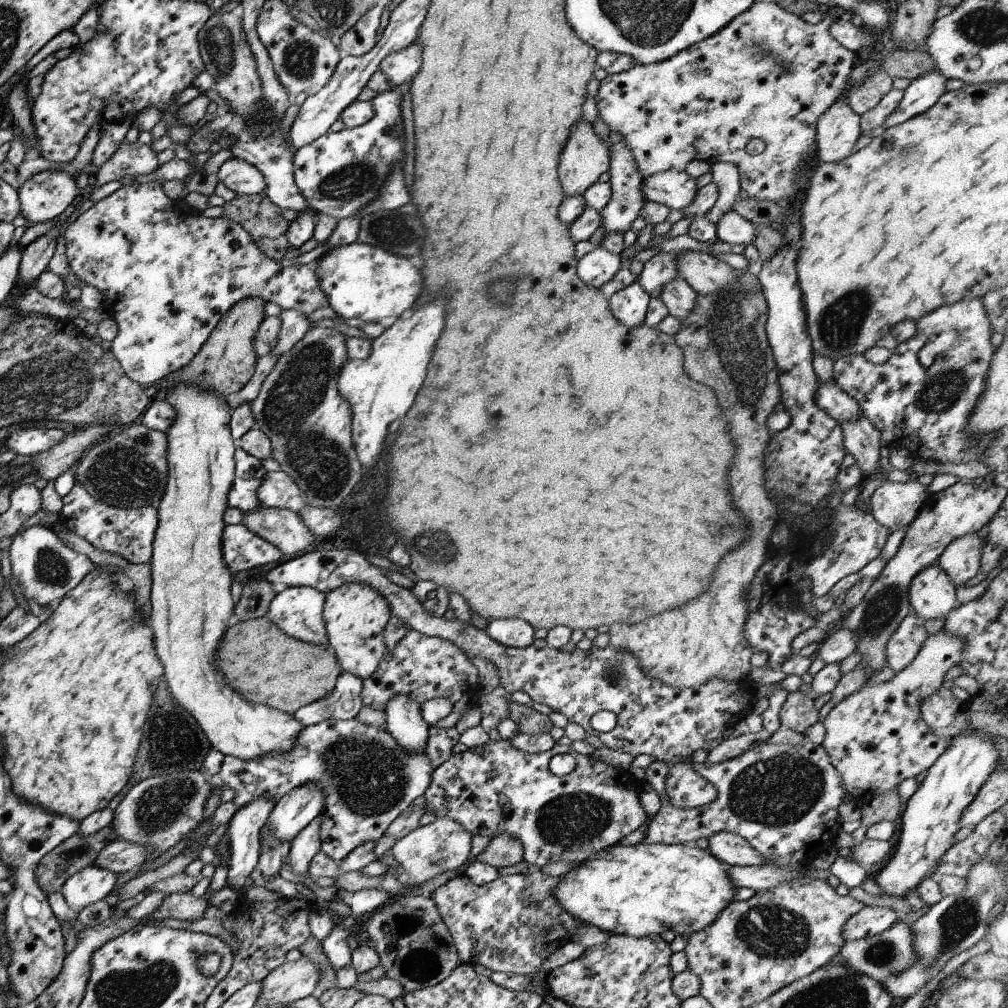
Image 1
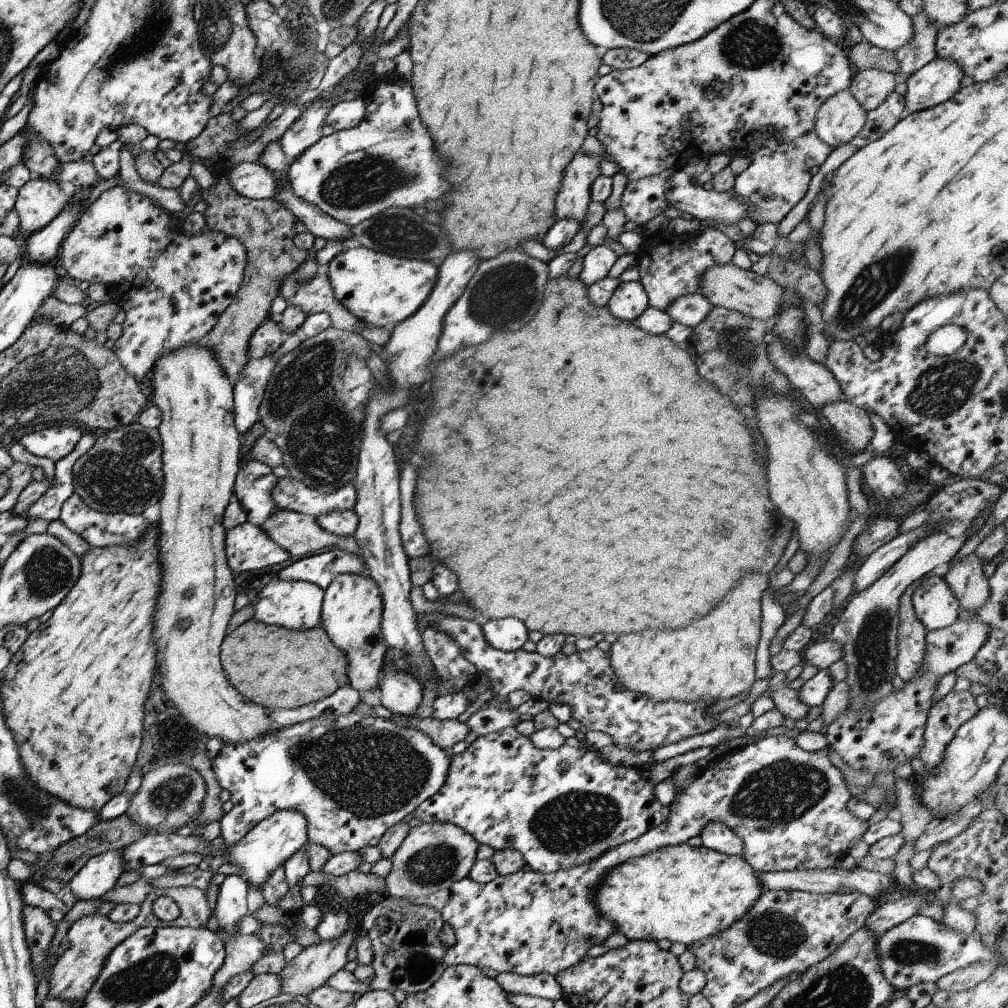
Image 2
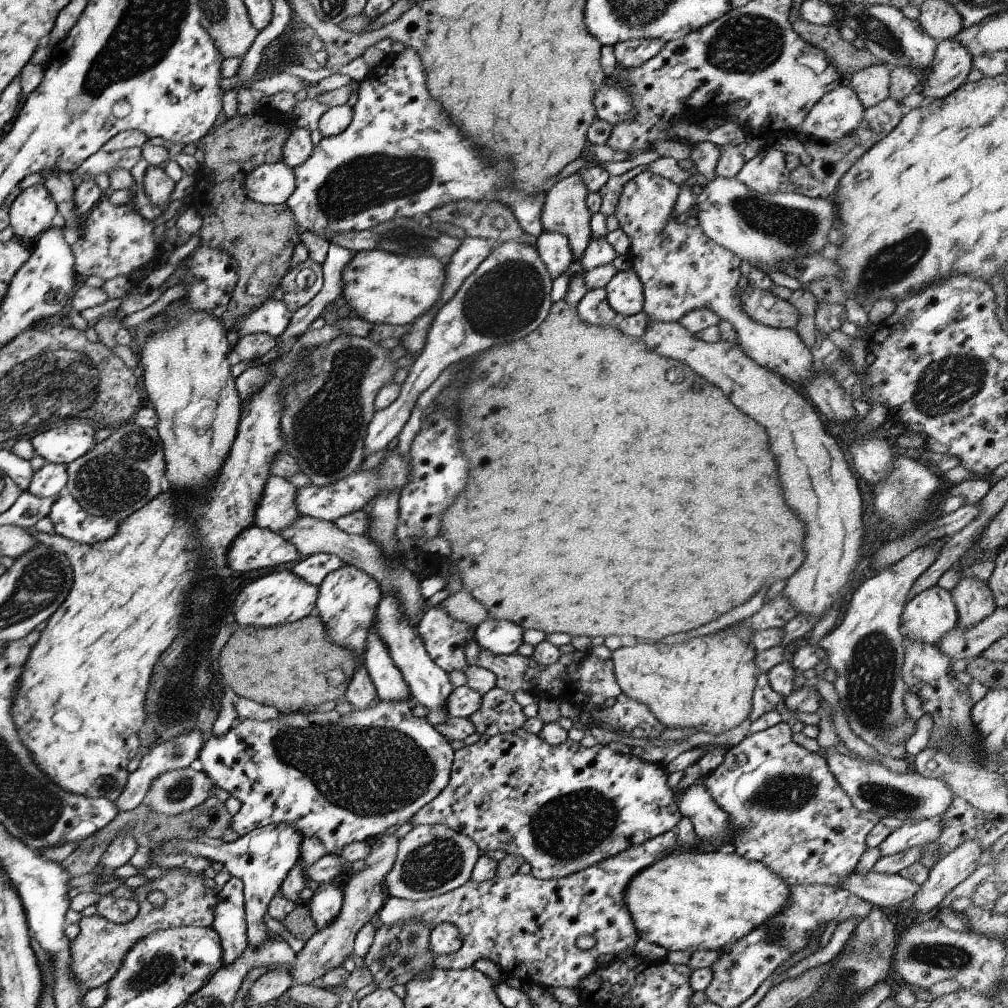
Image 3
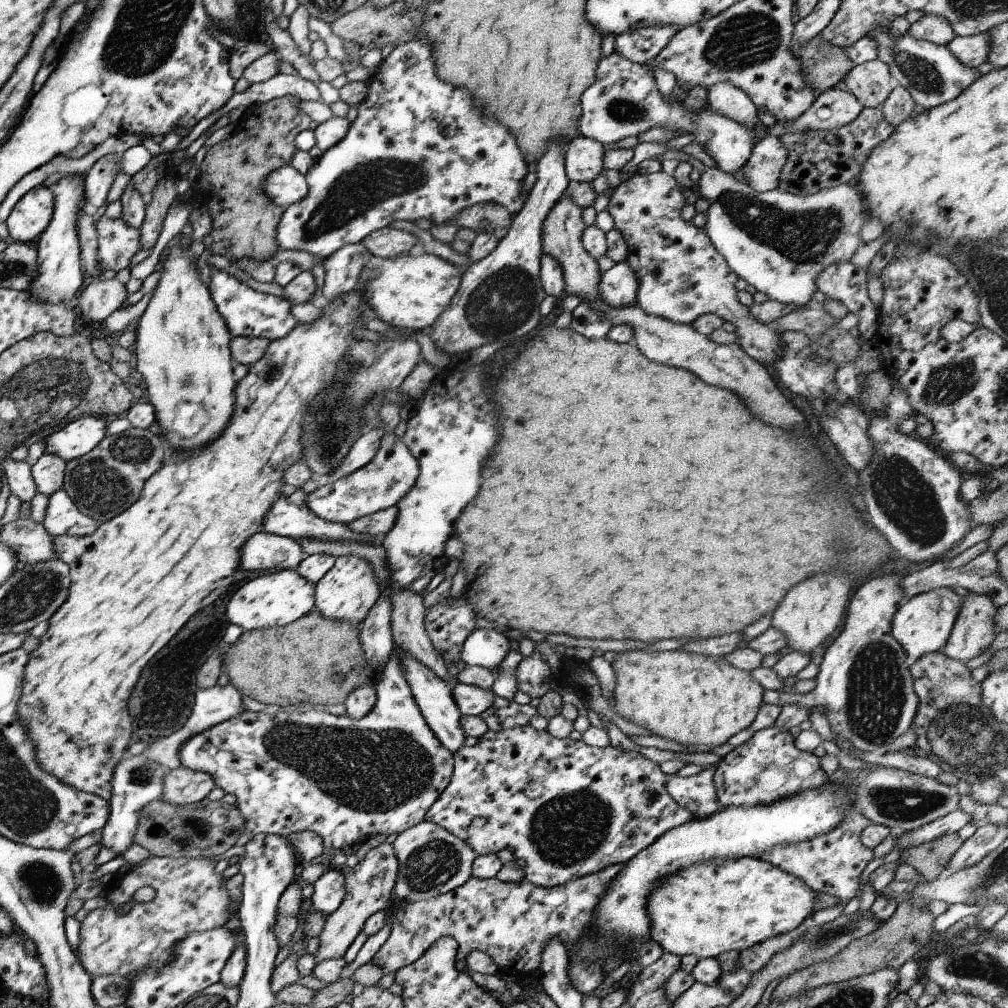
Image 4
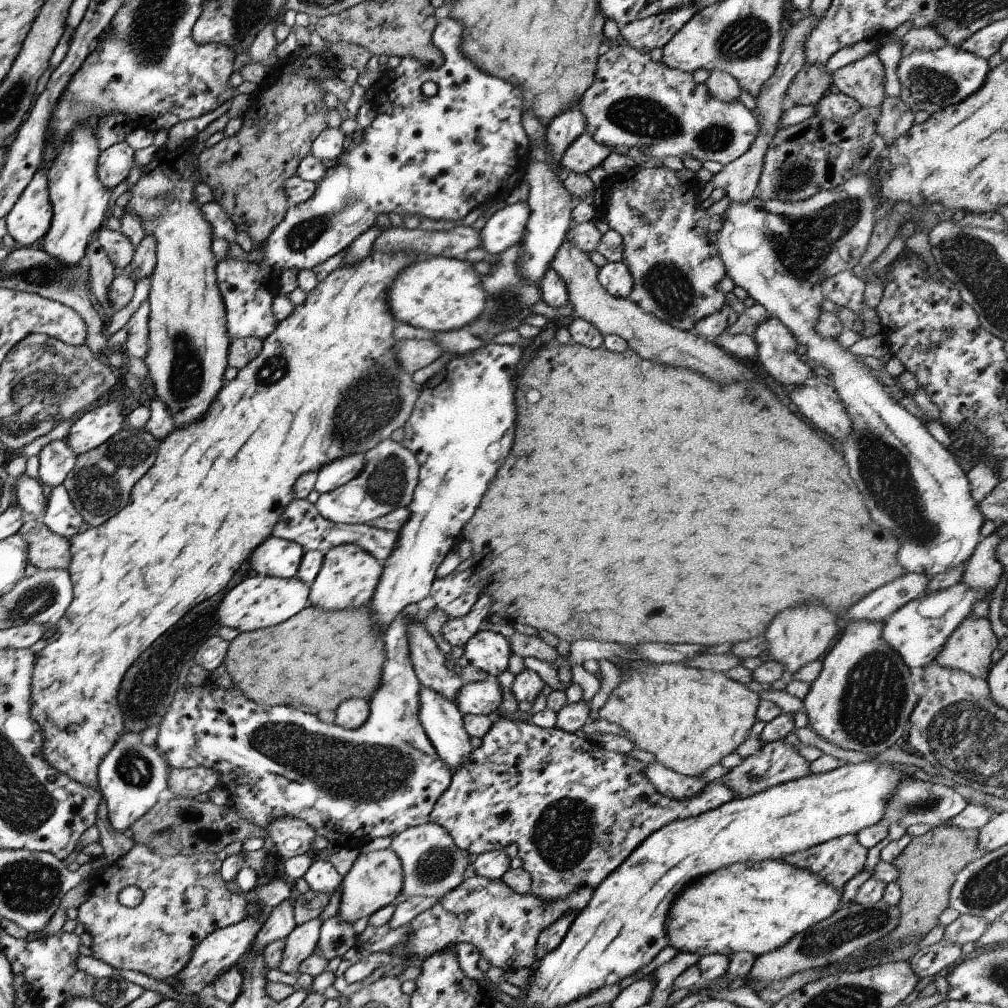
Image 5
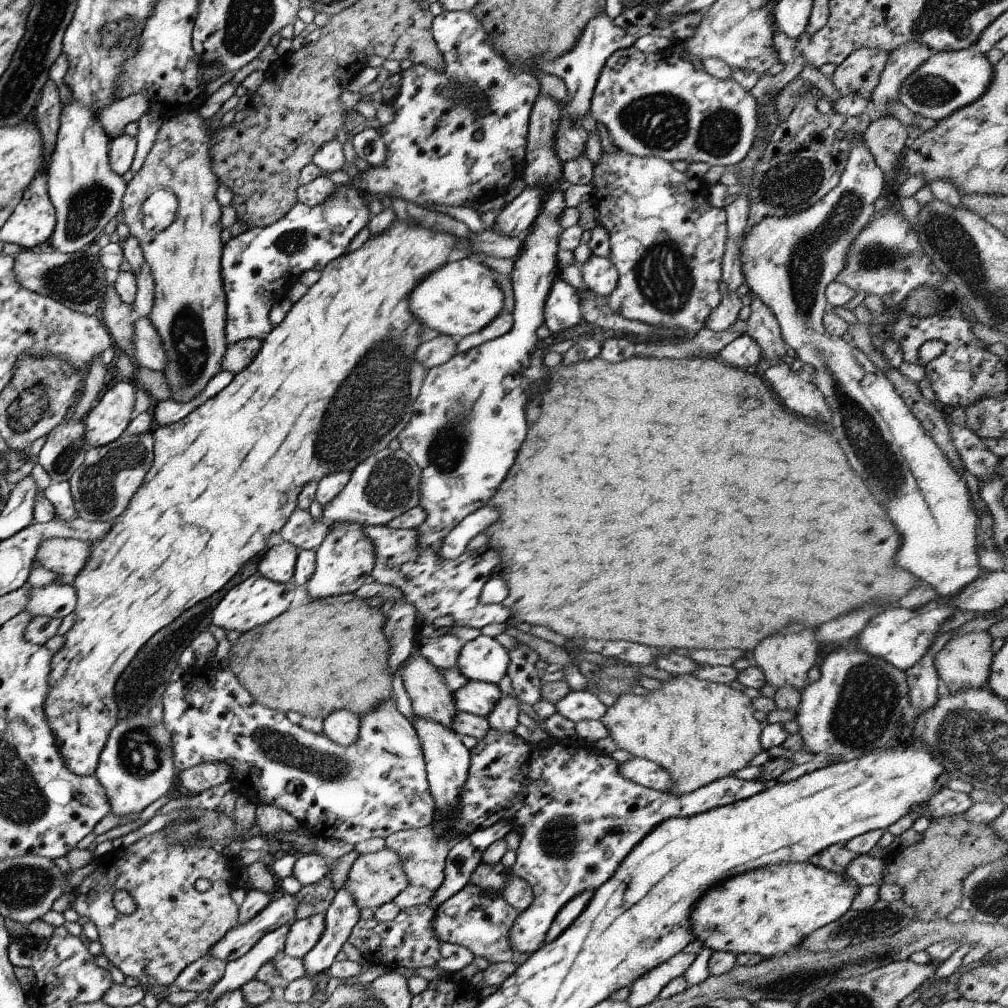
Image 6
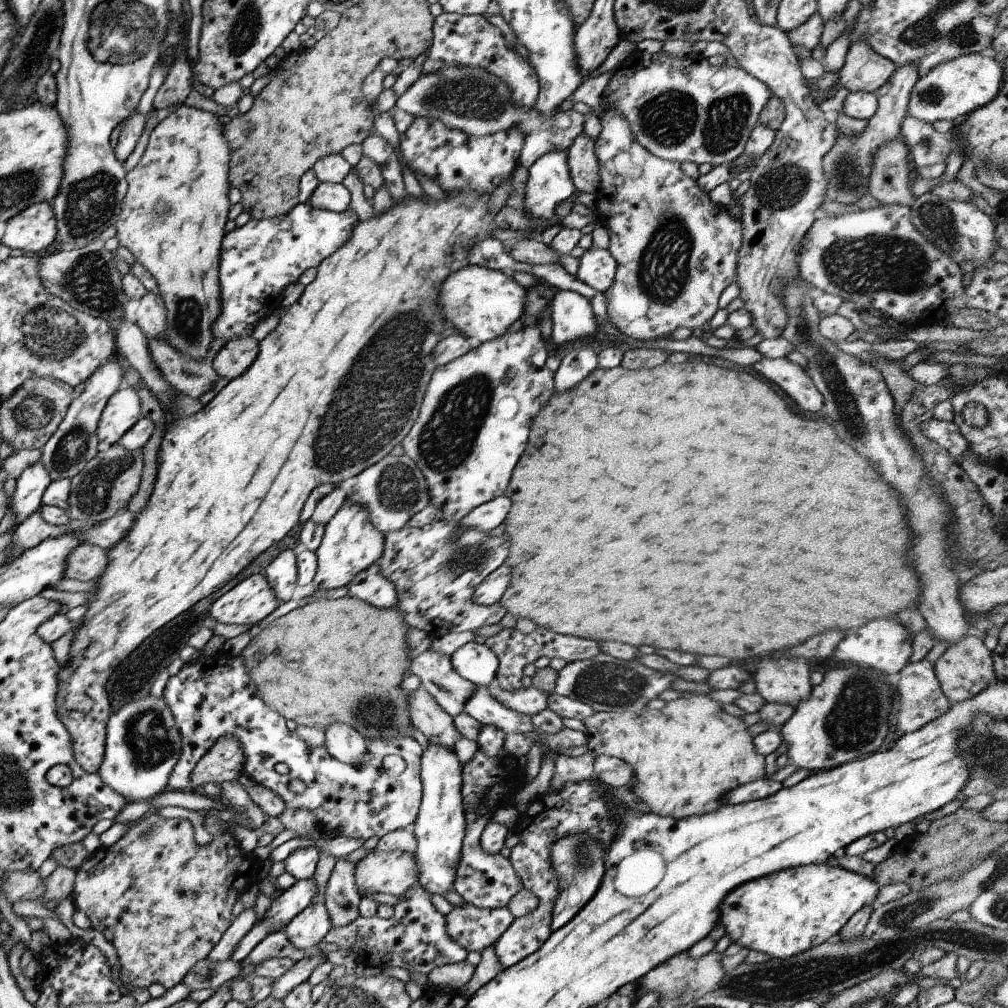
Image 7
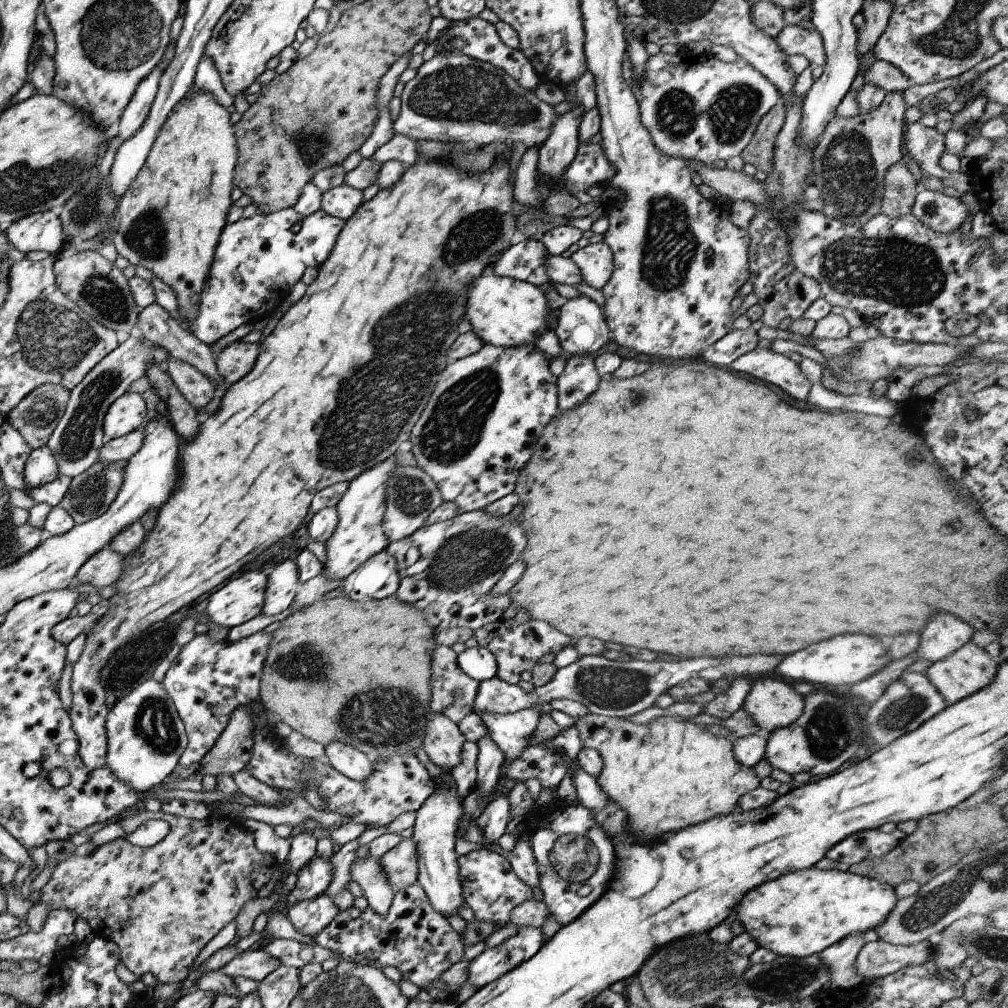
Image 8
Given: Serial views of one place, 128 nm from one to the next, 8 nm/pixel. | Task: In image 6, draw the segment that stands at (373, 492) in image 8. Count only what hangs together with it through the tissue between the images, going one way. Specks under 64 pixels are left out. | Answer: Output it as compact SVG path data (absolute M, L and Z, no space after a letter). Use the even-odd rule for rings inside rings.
M333 523L323 542L314 549L314 571L305 583L308 599L327 598L355 592L363 583L371 580L371 571L375 566L375 557L372 542L362 533L362 526L355 523Z

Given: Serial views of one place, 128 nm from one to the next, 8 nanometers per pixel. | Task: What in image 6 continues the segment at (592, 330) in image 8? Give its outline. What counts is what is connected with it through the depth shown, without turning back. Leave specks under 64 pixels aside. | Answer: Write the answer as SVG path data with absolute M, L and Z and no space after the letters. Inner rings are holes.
M559 278L551 283L545 297L542 322L549 332L561 332L575 326L582 318L575 290Z

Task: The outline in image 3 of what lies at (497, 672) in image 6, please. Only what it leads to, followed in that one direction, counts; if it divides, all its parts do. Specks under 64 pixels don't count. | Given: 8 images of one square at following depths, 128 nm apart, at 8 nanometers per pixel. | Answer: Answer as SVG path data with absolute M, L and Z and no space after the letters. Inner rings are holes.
M487 618L474 628L472 639L481 650L505 656L517 652L523 631L513 622Z

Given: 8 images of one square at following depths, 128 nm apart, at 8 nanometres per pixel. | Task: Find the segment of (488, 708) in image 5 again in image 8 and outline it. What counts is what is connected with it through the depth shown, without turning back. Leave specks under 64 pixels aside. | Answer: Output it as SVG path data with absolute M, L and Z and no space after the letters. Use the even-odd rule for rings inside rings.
M541 705L530 709L521 709L514 713L478 712L481 722L485 725L487 736L497 745L504 754L504 758L513 760L527 746L527 740L537 724Z

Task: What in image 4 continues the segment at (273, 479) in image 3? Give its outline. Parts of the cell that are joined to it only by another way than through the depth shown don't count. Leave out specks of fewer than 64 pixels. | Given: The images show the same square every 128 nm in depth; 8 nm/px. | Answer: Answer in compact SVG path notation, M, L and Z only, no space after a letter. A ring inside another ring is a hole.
M282 483L279 488L277 497L273 505L266 511L262 519L262 531L268 534L275 534L289 539L318 539L326 540L349 540L349 541L366 541L379 545L380 538L367 537L358 533L351 533L345 524L323 521L321 518L314 516L311 510L305 505L306 494L300 489L294 489L293 486Z

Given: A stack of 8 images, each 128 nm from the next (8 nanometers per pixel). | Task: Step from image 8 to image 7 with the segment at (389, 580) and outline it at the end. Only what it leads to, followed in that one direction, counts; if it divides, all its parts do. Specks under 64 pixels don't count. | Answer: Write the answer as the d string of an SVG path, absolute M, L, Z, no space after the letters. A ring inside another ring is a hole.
M376 562L357 574L346 587L349 597L357 597L380 609L396 608L394 586L381 576L380 567Z

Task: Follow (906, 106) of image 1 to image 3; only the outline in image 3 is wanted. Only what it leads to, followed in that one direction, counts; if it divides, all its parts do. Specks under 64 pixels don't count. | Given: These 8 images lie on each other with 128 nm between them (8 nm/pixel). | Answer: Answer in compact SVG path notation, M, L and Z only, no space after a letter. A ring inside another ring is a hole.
M952 39L939 42L935 49L933 68L921 86L920 94L925 99L924 103L944 98L962 86L963 80L972 70L971 60L971 54L961 42Z

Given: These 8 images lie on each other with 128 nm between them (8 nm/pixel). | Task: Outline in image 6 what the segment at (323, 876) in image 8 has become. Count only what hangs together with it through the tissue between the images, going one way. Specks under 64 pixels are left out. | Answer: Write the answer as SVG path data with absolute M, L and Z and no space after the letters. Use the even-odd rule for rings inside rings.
M285 892L280 898L271 899L267 906L249 920L229 929L216 943L209 947L207 955L221 962L228 962L243 956L264 934L274 931L282 924L292 922L296 900Z

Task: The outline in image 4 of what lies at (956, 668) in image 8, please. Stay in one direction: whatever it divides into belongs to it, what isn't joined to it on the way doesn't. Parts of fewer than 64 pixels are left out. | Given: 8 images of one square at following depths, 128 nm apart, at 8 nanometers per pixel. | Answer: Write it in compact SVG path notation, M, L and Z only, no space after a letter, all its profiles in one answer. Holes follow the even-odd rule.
M970 593L961 600L961 610L941 652L951 660L966 663L991 646L997 608L987 596Z

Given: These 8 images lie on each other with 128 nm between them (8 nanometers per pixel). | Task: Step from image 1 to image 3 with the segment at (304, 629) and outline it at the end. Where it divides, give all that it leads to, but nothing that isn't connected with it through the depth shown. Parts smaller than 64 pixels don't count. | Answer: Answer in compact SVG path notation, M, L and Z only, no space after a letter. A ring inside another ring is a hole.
M275 570L271 574L247 584L231 602L235 622L240 626L270 628L301 620L309 615L317 599L317 586L304 582L289 570Z

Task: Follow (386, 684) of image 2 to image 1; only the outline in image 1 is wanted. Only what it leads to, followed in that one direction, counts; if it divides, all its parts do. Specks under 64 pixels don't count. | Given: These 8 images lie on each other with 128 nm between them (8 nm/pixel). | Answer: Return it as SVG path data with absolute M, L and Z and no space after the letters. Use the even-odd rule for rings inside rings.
M395 694L385 702L386 730L407 750L421 752L425 749L428 725L421 717L421 706L405 696Z

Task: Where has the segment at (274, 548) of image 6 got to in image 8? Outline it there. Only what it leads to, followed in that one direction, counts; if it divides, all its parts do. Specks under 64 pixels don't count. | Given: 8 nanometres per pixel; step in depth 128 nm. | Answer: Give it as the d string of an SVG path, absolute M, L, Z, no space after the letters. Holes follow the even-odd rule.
M285 559L277 563L266 579L264 605L261 613L265 616L275 616L283 612L296 595L299 580L295 560Z

